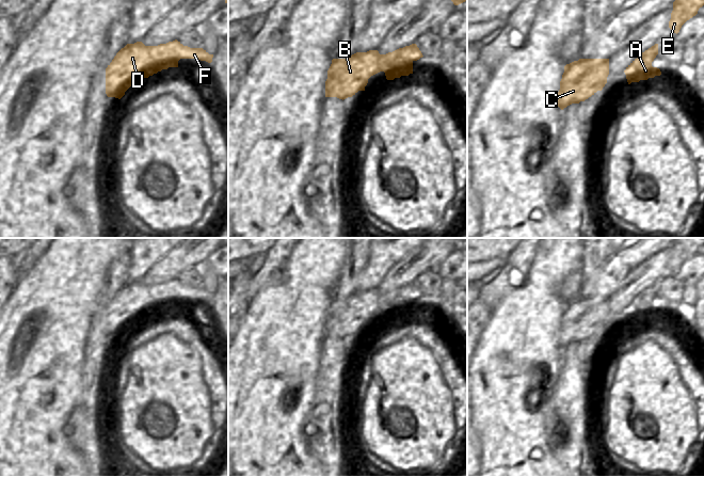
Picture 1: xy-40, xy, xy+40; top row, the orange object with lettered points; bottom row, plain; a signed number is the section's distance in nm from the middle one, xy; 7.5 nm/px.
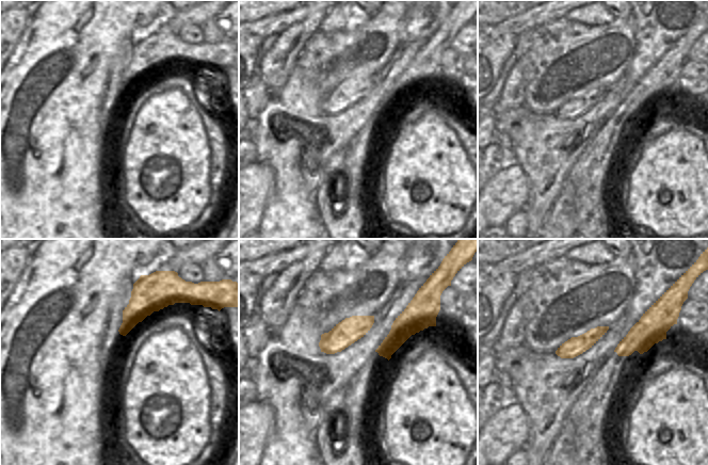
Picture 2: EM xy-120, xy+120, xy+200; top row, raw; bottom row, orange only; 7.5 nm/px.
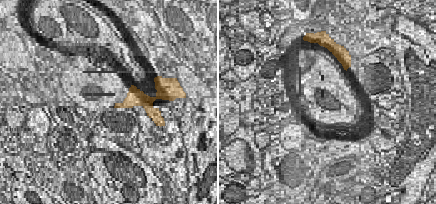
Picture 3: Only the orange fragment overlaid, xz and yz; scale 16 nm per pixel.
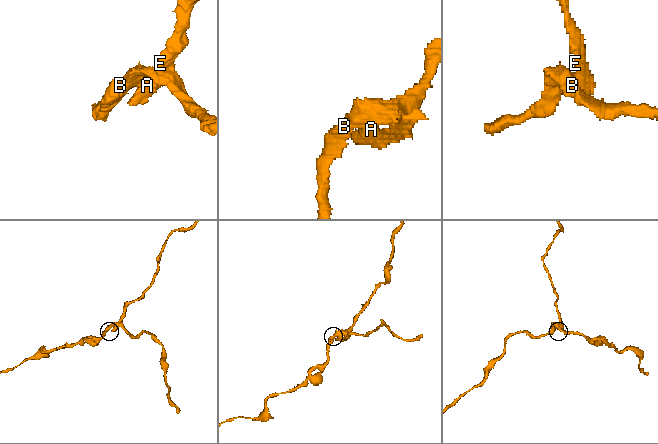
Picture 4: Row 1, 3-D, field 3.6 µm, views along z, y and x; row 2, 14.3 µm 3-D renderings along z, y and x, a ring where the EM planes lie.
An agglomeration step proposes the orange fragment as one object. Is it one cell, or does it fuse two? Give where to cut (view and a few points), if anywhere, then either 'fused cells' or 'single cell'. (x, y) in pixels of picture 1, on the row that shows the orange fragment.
cut xy (412, 60), (393, 65), (384, 72); fused cells

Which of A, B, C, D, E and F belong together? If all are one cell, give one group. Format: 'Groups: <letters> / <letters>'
Groups: A E / B C D F

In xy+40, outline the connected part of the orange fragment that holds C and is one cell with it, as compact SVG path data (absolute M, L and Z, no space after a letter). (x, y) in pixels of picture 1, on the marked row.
M579 59L564 66L558 92L558 107L585 101L602 91L609 75L609 59Z

